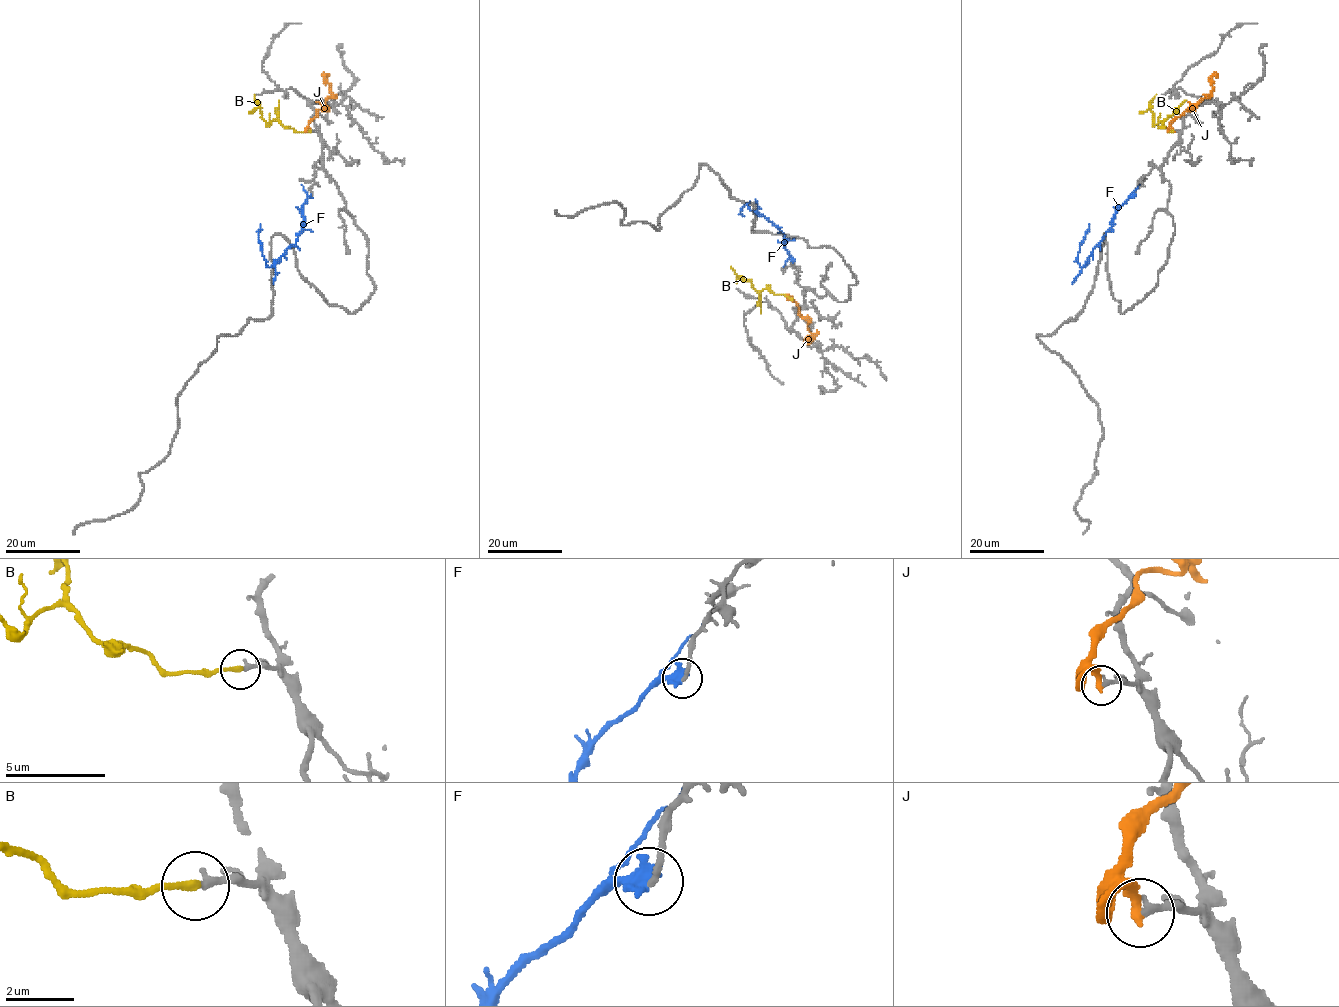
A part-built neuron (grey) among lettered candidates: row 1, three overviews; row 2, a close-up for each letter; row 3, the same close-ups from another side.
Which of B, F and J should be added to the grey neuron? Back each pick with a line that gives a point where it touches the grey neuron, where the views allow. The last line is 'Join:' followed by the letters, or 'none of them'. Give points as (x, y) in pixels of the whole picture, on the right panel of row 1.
B: (1172, 131)
Join: B

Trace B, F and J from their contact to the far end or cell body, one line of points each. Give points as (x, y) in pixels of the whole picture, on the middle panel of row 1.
B: (792, 299), (766, 289), (757, 291), (731, 267)
F: (792, 261), (784, 248), (784, 235), (776, 225), (747, 204), (739, 211), (741, 215)
J: (792, 300), (800, 315), (808, 320), (807, 327), (812, 339), (807, 339), (811, 343)

